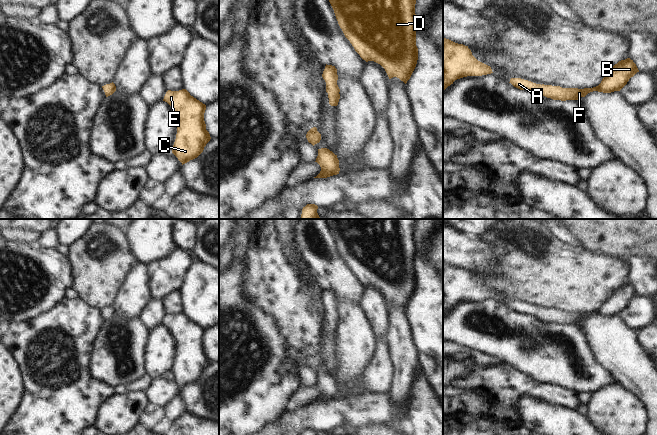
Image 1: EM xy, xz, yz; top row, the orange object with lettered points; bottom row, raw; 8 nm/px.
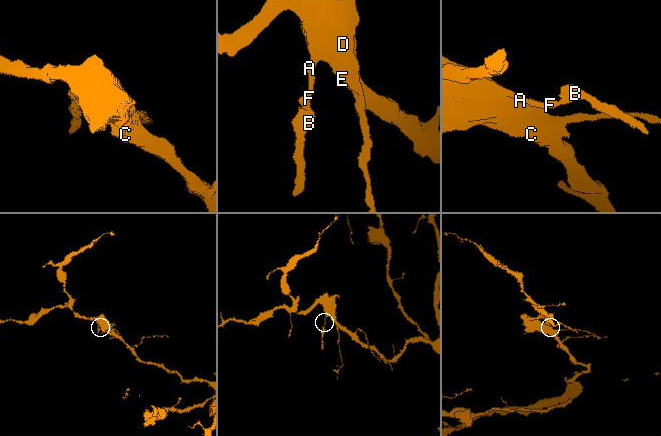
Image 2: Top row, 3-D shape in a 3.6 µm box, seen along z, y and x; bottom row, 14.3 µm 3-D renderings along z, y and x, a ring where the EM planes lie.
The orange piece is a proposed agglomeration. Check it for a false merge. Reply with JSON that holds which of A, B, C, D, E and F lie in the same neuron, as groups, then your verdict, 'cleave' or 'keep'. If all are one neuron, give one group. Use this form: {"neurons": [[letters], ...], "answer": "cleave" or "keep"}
{"neurons": [["A", "B", "C", "D", "E", "F"]], "answer": "keep"}

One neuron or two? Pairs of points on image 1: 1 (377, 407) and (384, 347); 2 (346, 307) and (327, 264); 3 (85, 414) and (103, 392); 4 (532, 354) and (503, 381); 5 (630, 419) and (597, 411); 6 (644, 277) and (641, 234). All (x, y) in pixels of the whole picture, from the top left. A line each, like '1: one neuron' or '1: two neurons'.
1: two neurons
2: two neurons
3: one neuron
4: two neurons
5: one neuron
6: two neurons

